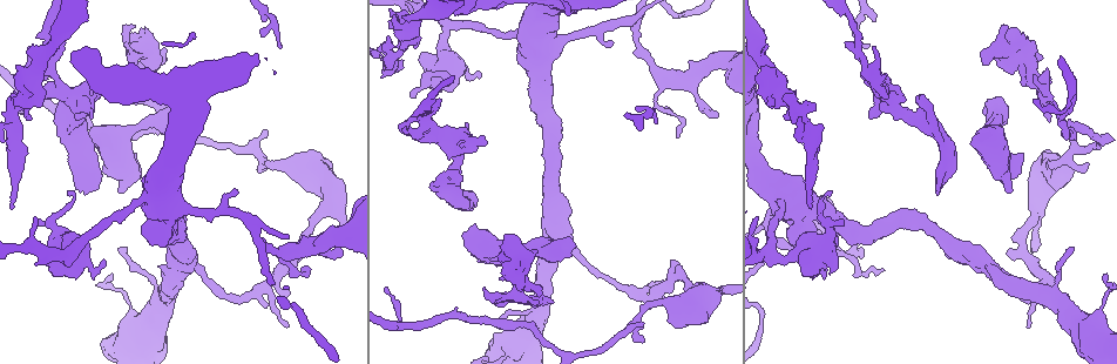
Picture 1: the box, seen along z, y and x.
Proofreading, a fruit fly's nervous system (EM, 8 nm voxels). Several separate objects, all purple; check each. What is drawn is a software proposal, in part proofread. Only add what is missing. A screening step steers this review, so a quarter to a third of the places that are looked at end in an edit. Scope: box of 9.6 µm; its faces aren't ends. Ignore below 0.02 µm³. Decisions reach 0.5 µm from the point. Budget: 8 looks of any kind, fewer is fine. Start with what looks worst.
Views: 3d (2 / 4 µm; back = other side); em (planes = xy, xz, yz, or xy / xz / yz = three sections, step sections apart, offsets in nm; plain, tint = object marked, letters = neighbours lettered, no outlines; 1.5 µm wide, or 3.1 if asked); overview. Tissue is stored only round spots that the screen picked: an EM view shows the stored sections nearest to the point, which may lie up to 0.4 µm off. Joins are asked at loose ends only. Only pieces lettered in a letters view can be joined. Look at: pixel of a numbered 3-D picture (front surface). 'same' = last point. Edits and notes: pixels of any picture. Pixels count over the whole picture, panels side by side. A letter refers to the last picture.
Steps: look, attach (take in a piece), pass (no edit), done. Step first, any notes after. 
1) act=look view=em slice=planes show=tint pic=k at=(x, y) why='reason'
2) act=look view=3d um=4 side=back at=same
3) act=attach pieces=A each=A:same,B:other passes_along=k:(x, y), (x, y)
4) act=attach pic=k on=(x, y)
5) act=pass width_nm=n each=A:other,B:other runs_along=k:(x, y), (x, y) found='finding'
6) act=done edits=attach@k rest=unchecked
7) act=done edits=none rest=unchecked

act=look view=em slice=planes show=letters pic=1 at=(938, 192) why='branch stops here'

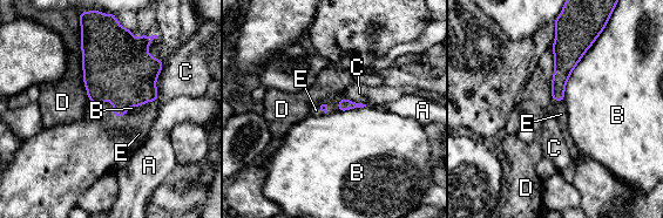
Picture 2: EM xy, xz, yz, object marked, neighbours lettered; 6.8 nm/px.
act=attach pieces=E longest_contact=B:500nm each=A:other,B:other,C:other,D:other,E:same passes_along=2:(116, 66), (110, 101), (137, 123) found='it goes on there'

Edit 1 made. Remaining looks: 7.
act=look view=em slice=planes show=letters pic=1 at=(139, 176) why='an open end'

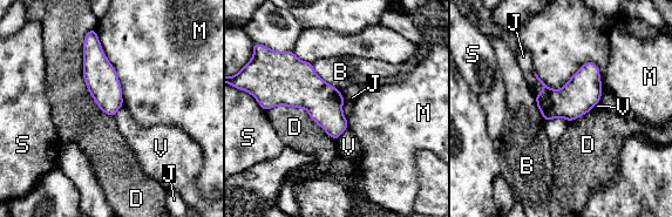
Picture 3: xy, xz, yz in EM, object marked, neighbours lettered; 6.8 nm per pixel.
act=pass longest_contact=D:600nm each=B:other,D:other,J:other,M:other,S:other,V:other border=3:(534, 72), (602, 85) found='no lettered piece goes on from it'

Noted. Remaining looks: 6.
act=done edits=attach@2 rest=unchecked

